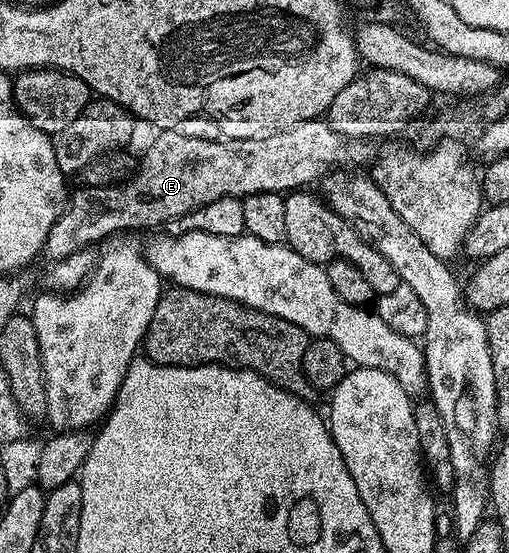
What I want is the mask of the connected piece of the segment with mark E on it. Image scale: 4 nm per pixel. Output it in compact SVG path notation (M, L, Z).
M325 118L305 119L288 131L278 131L263 139L232 139L217 143L214 139L197 139L185 135L182 129L162 129L150 143L146 156L137 164L136 173L125 183L113 187L82 187L69 196L62 216L52 225L44 250L47 260L53 261L68 257L77 251L89 248L92 244L114 235L117 231L146 231L149 227L165 228L174 219L184 217L220 197L245 199L252 193L289 193L309 188L309 183L317 184L325 180L335 169L362 169L373 164L376 158L375 144L369 139L350 139L336 133Z

